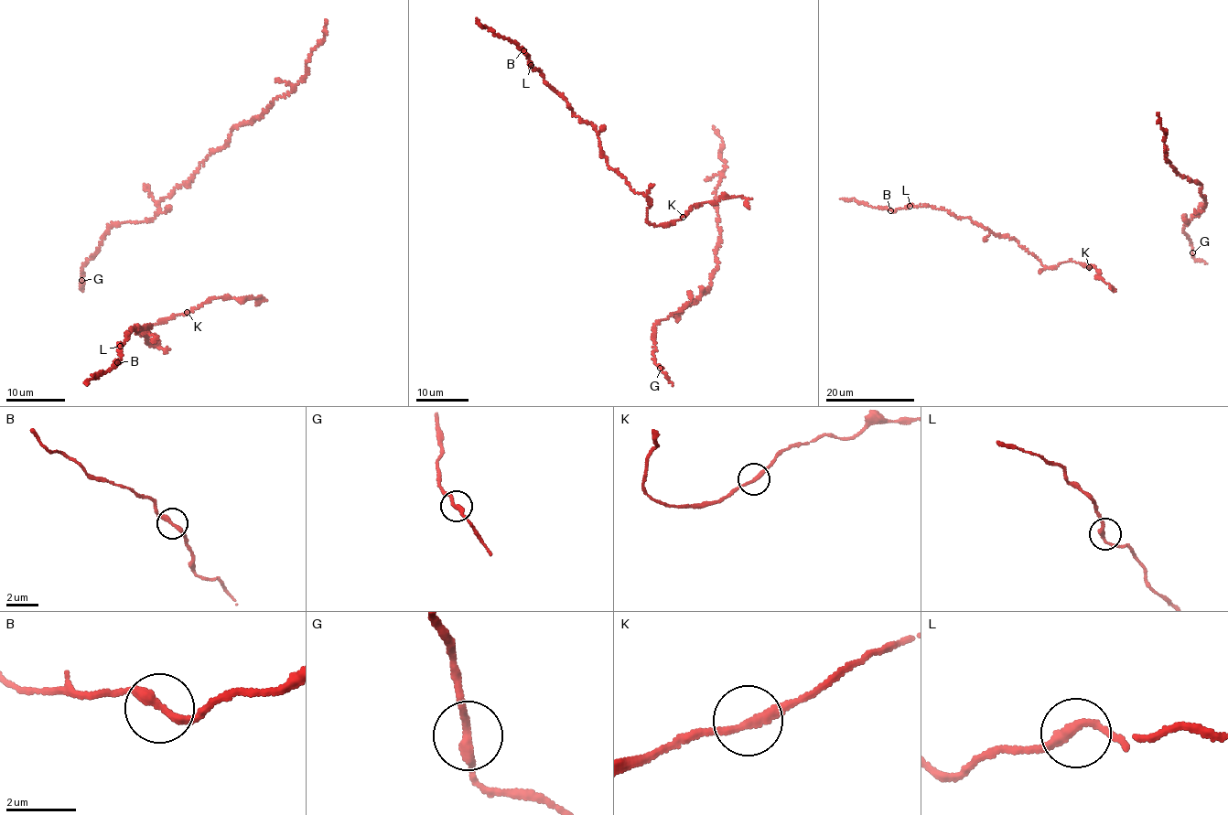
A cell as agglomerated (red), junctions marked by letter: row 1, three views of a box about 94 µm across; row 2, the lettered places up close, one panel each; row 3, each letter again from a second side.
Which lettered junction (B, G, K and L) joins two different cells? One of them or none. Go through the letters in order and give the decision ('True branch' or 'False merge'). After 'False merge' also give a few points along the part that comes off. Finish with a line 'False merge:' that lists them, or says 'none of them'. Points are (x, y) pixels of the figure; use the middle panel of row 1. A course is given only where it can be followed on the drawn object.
B: True branch
G: True branch
K: True branch
L: True branch
False merge: none of them

